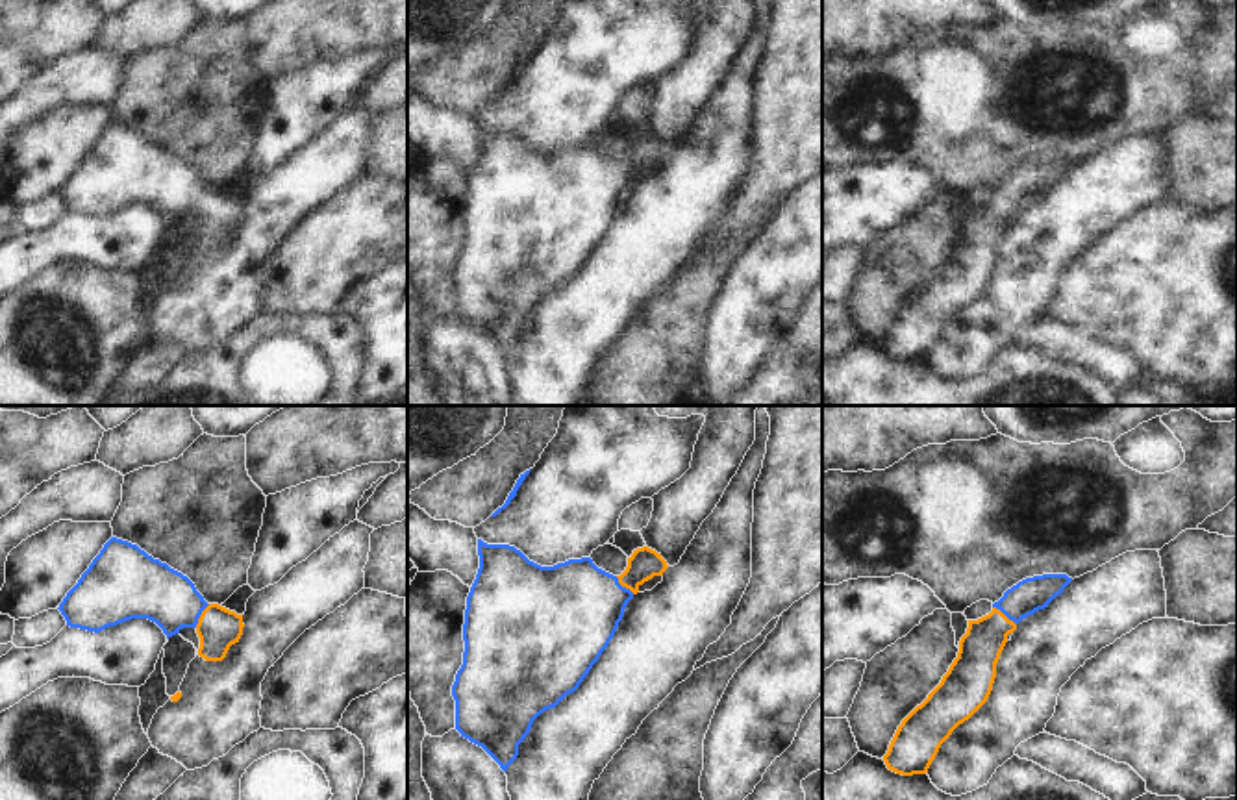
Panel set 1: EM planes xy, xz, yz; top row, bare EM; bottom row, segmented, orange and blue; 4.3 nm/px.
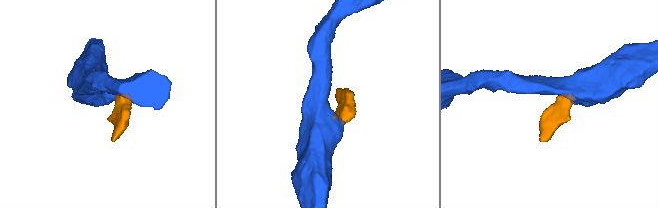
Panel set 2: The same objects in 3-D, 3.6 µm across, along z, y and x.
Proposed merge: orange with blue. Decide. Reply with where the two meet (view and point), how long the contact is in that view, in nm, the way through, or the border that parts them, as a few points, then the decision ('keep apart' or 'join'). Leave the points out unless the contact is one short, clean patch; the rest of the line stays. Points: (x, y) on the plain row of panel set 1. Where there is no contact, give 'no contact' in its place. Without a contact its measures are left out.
xy (200, 200) | 120 nm | across xy (219, 213), (200, 200), (150, 174) | join

